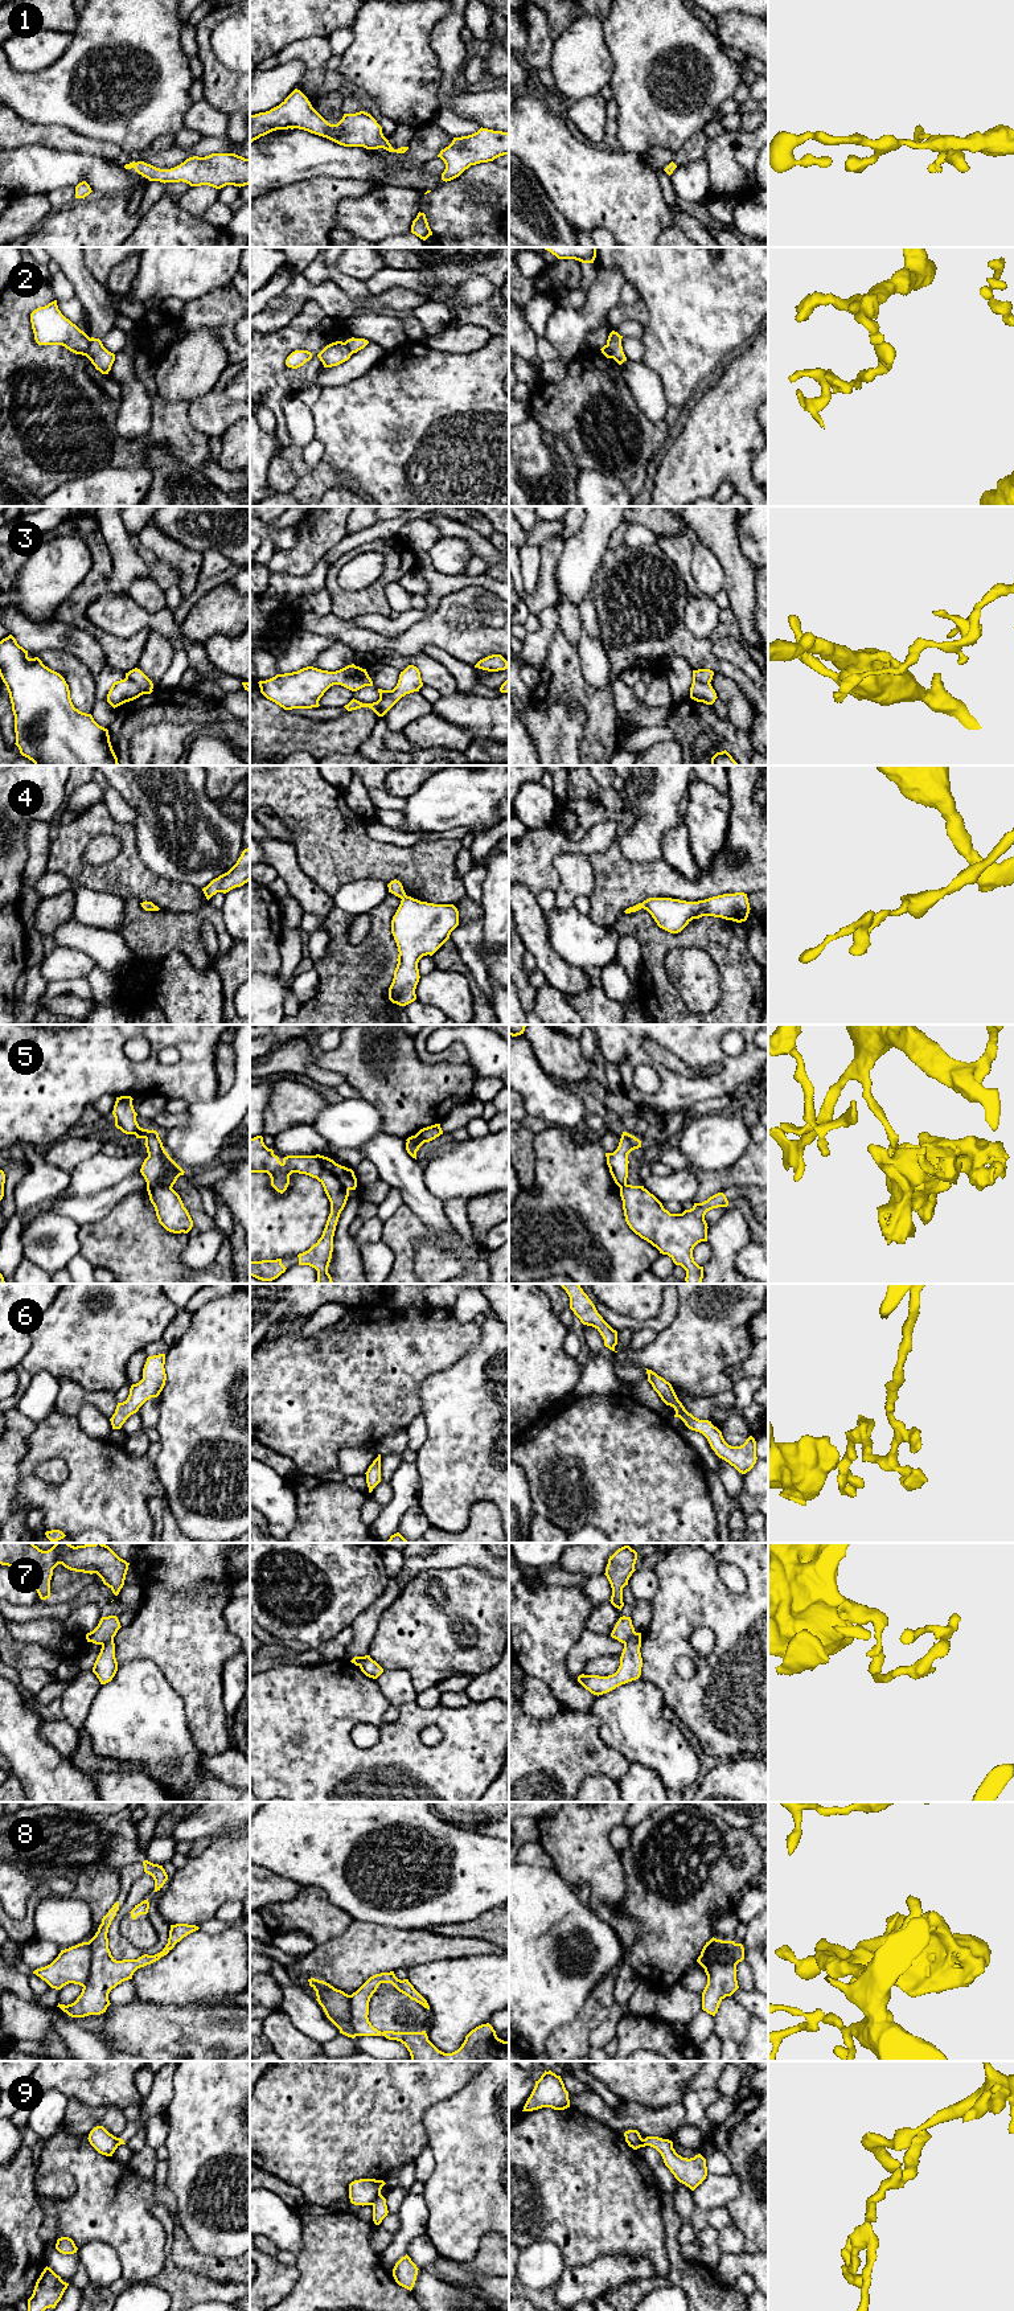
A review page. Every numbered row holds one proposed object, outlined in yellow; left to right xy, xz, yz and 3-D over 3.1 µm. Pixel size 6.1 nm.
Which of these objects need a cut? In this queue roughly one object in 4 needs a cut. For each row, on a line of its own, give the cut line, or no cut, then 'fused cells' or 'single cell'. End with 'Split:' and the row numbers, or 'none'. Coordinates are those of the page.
1: no cut | single cell
2: xy (90, 339), (85, 354) | fused cells
3: xy (126, 677), (132, 680), (143, 693) | fused cells
4: no cut | single cell
5: xy (147, 1186), (168, 1186), (171, 1189) | fused cells
6: no cut | single cell
7: yz (635, 1632), (623, 1642) | fused cells
8: xy (89, 1942), (90, 1971), (82, 1986) | fused cells
9: xz (380, 2192), (372, 2204) | fused cells
Split: 2, 3, 5, 7, 8, 9

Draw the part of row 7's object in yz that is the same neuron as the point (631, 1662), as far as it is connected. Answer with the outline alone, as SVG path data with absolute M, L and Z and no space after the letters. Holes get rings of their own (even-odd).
M635 1633L629 1641L624 1642L620 1666L615 1674L608 1676L582 1674L578 1676L578 1682L591 1694L599 1696L615 1690L621 1684L639 1679L643 1667L640 1647L641 1633Z

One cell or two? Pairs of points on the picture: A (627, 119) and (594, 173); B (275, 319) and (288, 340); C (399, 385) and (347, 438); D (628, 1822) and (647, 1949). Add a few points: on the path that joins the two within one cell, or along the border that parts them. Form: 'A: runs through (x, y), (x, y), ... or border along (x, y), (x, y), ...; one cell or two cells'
A: border along (622, 148), (637, 152), (641, 156); two cells
B: border along (303, 307), (284, 325), (263, 333); two cells
C: runs through (386, 398), (360, 425); one cell
D: border along (648, 1815), (631, 1831); two cells

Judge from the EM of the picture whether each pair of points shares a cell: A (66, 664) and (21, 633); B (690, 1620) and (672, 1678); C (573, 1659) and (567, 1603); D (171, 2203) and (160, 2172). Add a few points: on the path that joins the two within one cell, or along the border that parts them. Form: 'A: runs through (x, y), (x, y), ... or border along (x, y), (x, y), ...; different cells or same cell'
A: border along (37, 653), (45, 649), (60, 649), (77, 657); different cells
B: runs through (676, 1634), (668, 1642), (668, 1663); same cell
C: border along (586, 1628), (566, 1657), (566, 1669), (575, 1677); different cells
D: runs through (163, 2195), (160, 2180); same cell

